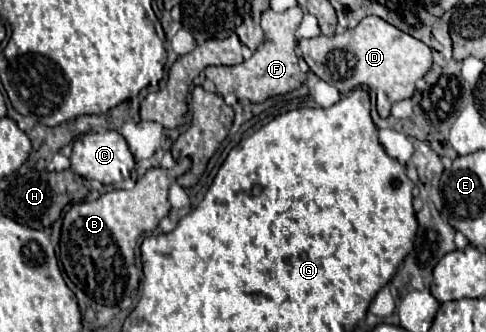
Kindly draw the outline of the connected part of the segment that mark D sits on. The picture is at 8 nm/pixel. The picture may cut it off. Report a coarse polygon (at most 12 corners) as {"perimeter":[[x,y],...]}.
{"perimeter":[[379,16],[299,40],[341,94],[367,86],[377,112],[411,98],[431,48]]}

